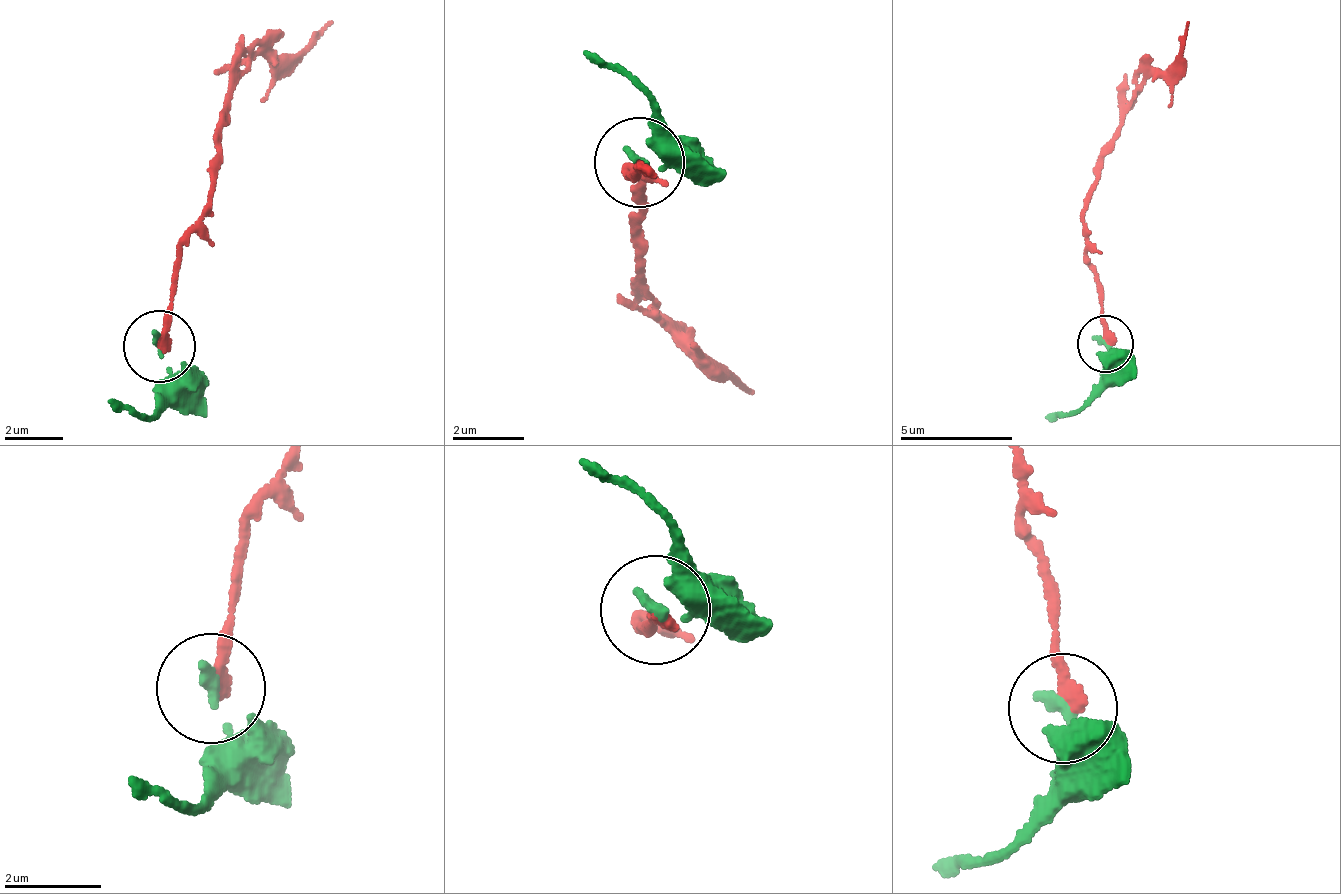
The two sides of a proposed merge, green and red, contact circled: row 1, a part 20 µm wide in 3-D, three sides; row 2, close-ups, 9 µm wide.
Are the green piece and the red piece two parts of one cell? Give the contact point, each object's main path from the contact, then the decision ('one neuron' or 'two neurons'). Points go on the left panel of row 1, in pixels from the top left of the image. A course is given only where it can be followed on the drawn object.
at (159, 346); green runs (160, 348), (167, 404), (147, 420), (107, 398); red runs (160, 348), (169, 285), (206, 207), (217, 124), (230, 79), (258, 56), (301, 53), (334, 24); two neurons

